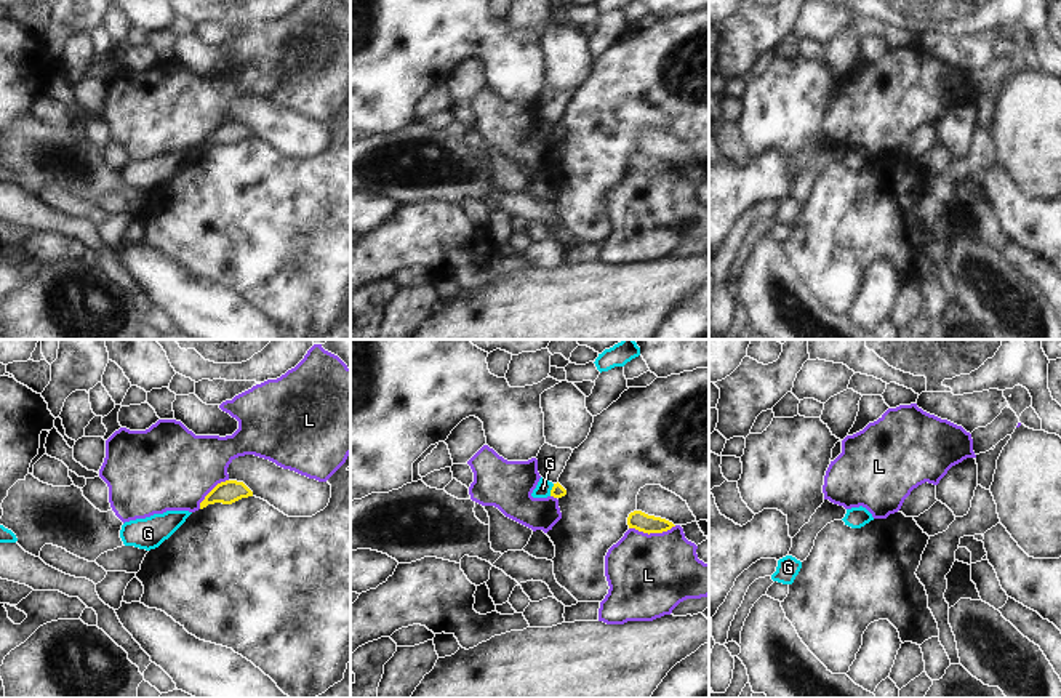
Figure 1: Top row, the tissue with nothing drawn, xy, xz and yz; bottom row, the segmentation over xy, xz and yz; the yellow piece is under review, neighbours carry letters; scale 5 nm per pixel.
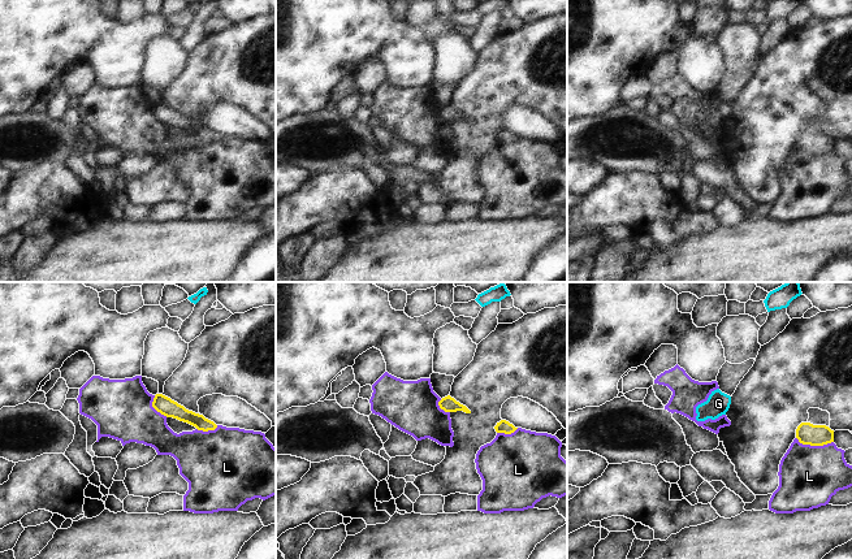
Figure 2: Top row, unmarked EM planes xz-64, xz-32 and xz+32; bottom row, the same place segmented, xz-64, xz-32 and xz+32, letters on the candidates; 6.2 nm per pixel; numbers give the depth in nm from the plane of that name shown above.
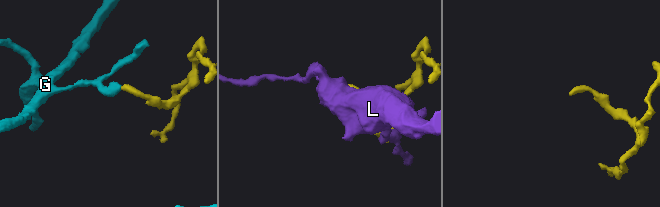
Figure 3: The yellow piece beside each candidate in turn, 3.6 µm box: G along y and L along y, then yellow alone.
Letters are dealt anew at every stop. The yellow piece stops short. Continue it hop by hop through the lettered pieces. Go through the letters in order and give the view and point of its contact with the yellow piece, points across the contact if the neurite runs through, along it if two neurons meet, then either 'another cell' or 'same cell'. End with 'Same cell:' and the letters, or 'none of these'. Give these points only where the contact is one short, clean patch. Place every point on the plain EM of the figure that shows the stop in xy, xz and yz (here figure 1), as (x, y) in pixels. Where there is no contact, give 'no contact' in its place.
G: meets yellow in xz at (551, 132); border along xz (554, 125), (549, 136); another cell
L: meets yellow in xz at (652, 173); another cell
Same cell: none of these

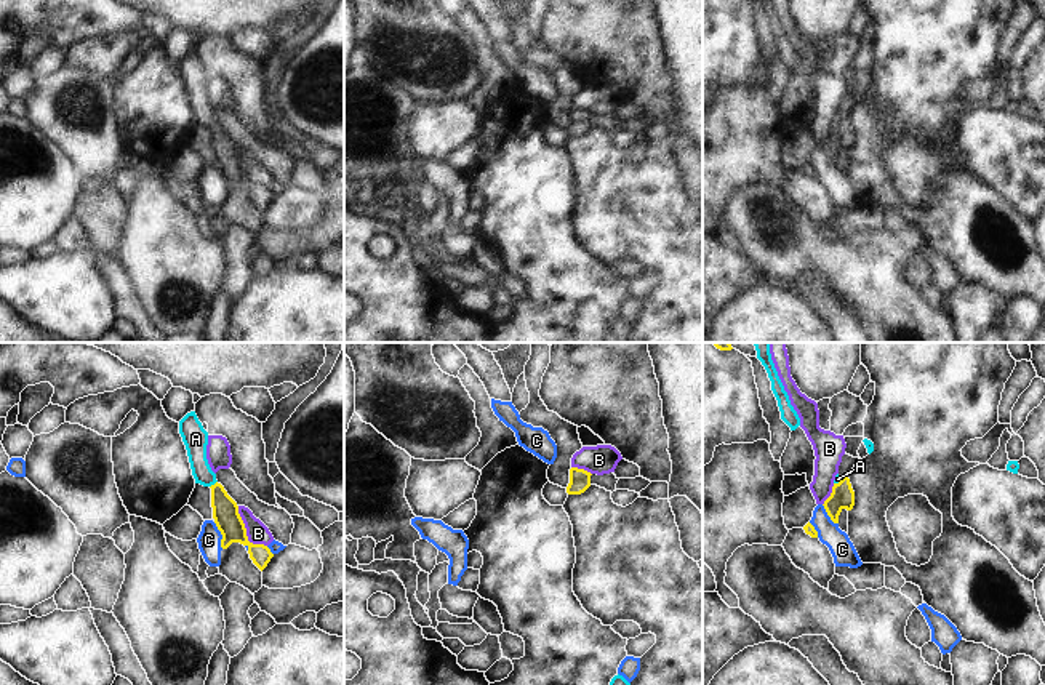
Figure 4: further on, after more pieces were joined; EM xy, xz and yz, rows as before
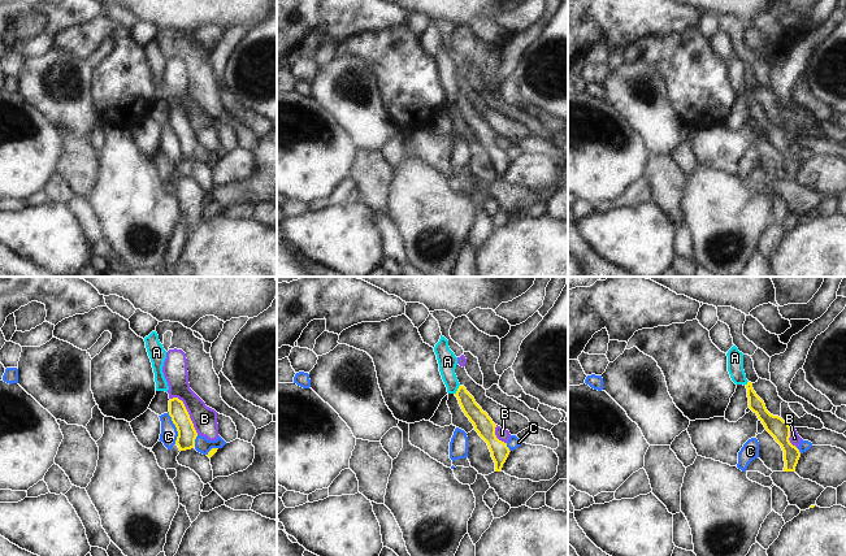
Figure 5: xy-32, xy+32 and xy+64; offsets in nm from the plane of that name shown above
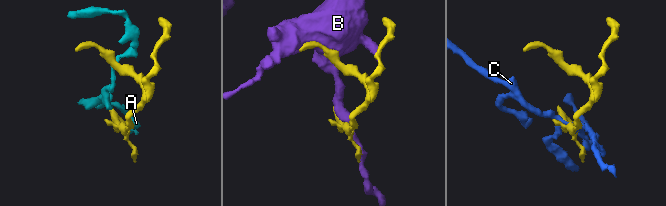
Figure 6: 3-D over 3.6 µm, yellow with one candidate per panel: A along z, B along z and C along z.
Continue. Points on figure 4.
A: meets yellow in xy at (215, 125); runs through xy (226, 157), (215, 125), (200, 111), (196, 80); same cell
B: meets yellow in xy at (245, 173); another cell
C: meets yellow in xy at (221, 175); border along xy (213, 164), (221, 176), (223, 189); another cell
Same cell: A

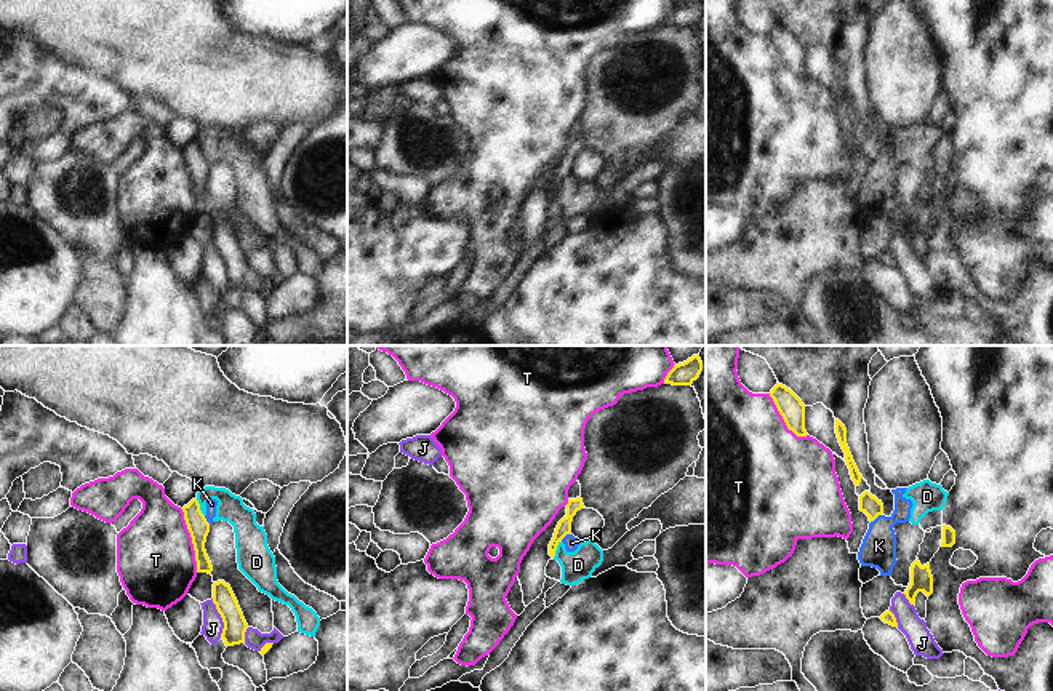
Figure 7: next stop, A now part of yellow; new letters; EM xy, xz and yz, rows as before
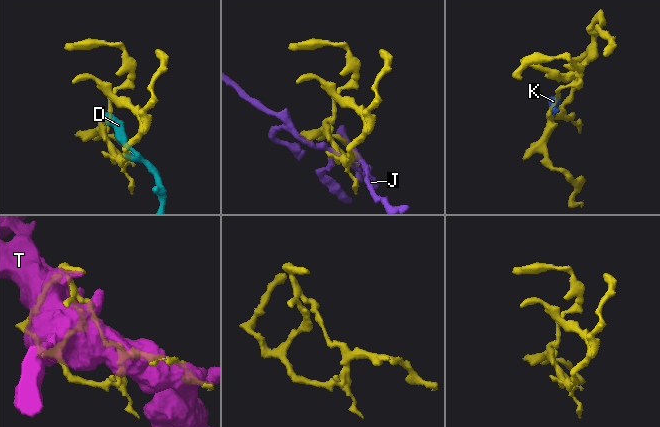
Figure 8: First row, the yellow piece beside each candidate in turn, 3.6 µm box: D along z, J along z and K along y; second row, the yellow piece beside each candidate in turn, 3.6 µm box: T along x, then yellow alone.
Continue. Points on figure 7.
D: meets yellow in xz at (556, 191); border along xz (560, 183), (552, 199); another cell
J: meets yellow in xy at (221, 258); border along xy (212, 240), (223, 264), (221, 279); another cell
K: meets yellow in xz at (565, 176); border along xz (570, 175), (560, 183); another cell
T: meets yellow in xy at (192, 183); another cell
Same cell: none of these

